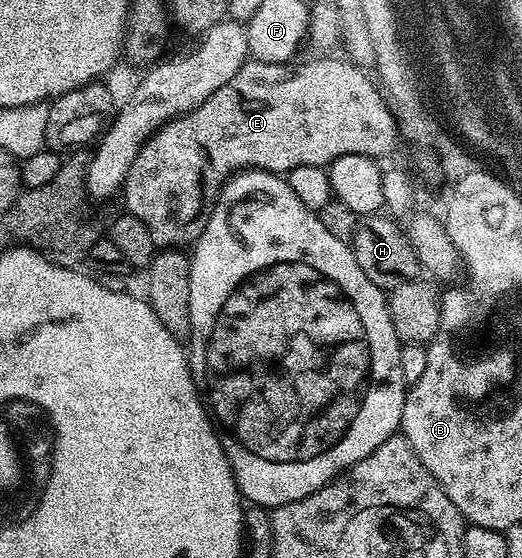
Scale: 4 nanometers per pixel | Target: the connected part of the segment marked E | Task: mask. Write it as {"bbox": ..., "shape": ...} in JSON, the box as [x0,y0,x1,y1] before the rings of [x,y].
{"bbox":[121,54,401,250],"shape":[[[331,54],[324,56],[324,60],[311,60],[308,64],[270,64],[248,59],[221,90],[209,94],[192,112],[157,129],[143,143],[137,158],[133,158],[133,166],[129,166],[121,197],[127,203],[126,211],[149,226],[156,249],[183,250],[194,245],[209,222],[213,202],[219,199],[223,185],[240,170],[286,174],[297,166],[329,166],[345,154],[380,158],[394,150],[401,133],[380,85],[357,65],[334,60]]]}

